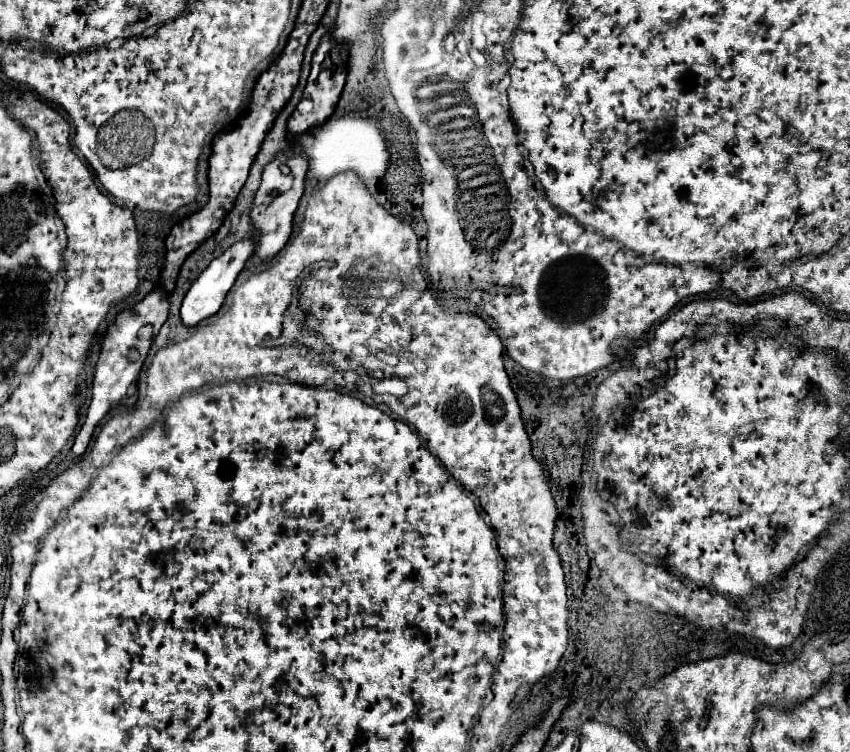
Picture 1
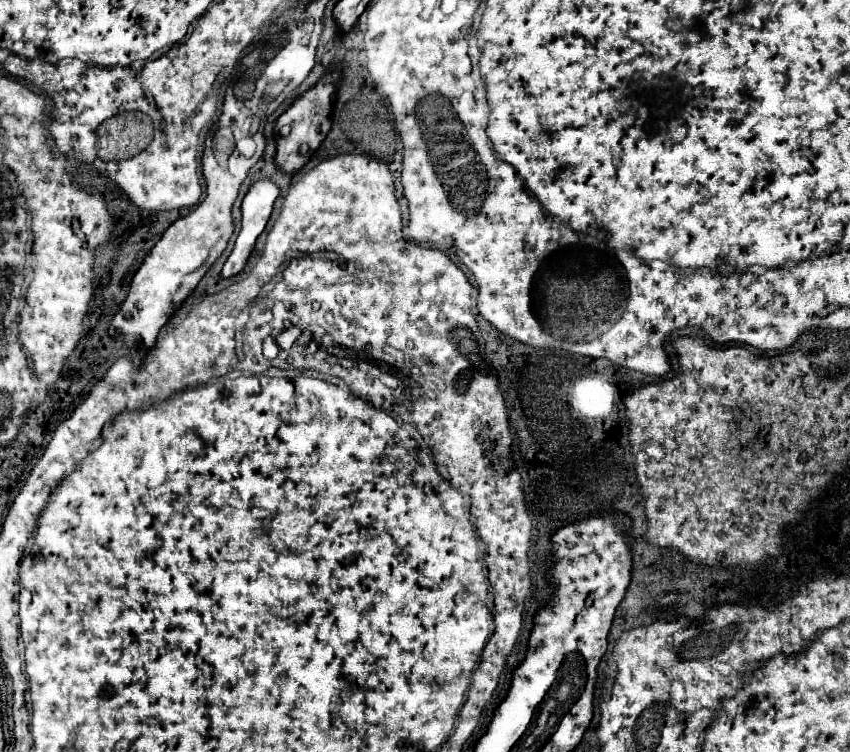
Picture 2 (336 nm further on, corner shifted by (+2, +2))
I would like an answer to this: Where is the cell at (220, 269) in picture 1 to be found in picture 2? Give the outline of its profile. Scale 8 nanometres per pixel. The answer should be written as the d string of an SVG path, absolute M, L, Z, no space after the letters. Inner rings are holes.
M271 178L257 180L249 188L249 192L243 200L243 206L241 206L241 210L243 210L241 232L235 240L231 256L227 258L227 262L223 266L223 272L221 272L223 278L229 278L243 270L243 266L255 246L255 240L259 238L259 234L265 230L265 226L269 222L277 196L279 196L279 188Z

